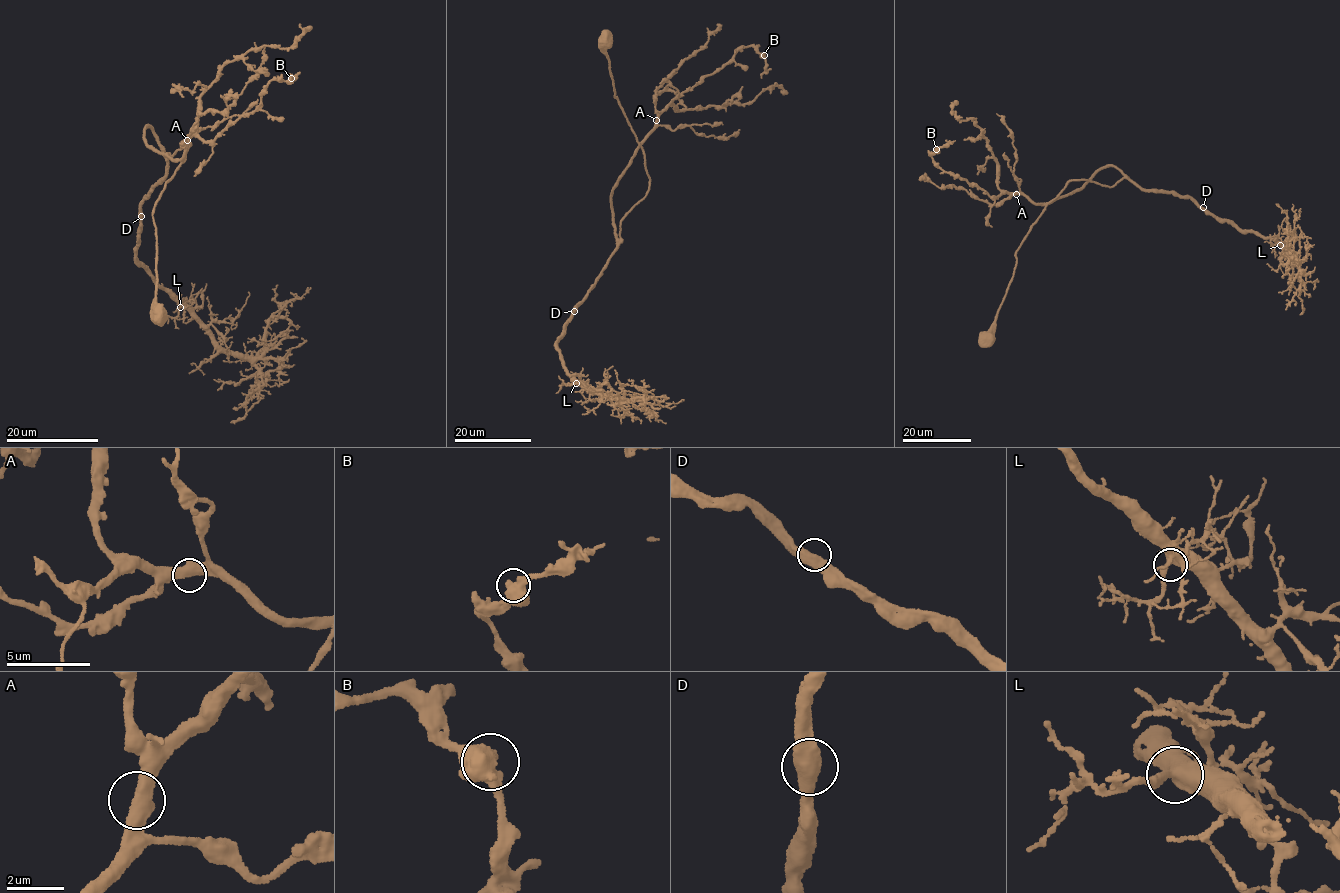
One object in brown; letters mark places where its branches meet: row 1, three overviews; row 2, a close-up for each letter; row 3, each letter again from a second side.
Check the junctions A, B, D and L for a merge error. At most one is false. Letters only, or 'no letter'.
no letter

